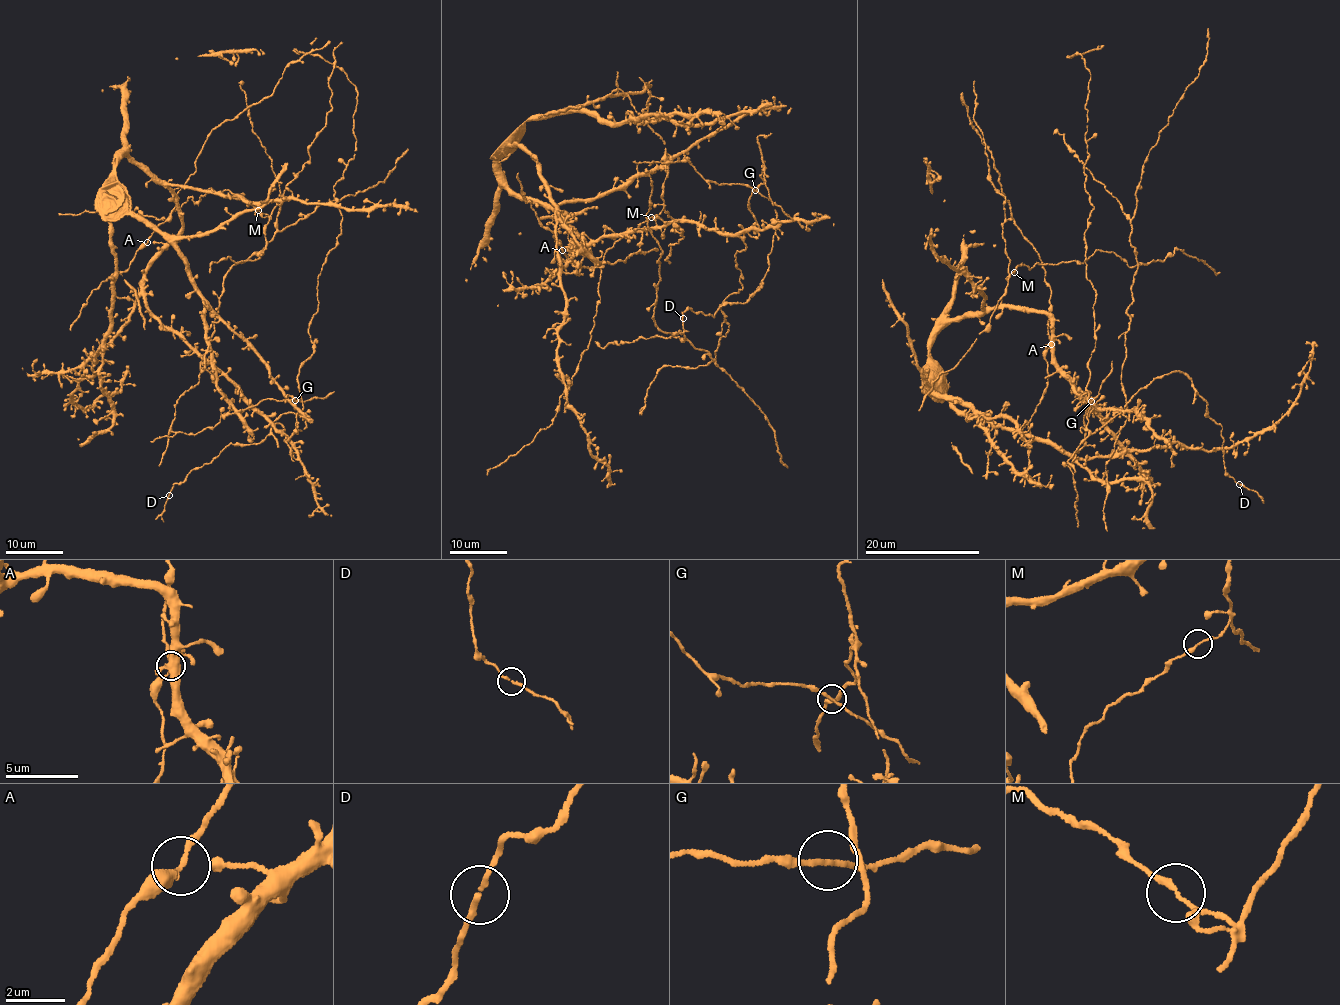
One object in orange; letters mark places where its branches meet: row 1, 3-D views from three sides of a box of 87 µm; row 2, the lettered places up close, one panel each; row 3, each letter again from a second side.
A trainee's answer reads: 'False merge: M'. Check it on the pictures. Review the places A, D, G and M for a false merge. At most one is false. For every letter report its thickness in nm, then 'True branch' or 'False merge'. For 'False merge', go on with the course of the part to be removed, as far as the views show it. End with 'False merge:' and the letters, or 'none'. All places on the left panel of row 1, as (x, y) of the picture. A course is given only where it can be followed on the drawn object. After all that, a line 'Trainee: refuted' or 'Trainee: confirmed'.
A: Thickness 170 nm. True branch
D: Thickness 170 nm. True branch
G: Thickness 160 nm. True branch
M: Thickness 170 nm. True branch
False merge: none
Trainee: refuted

